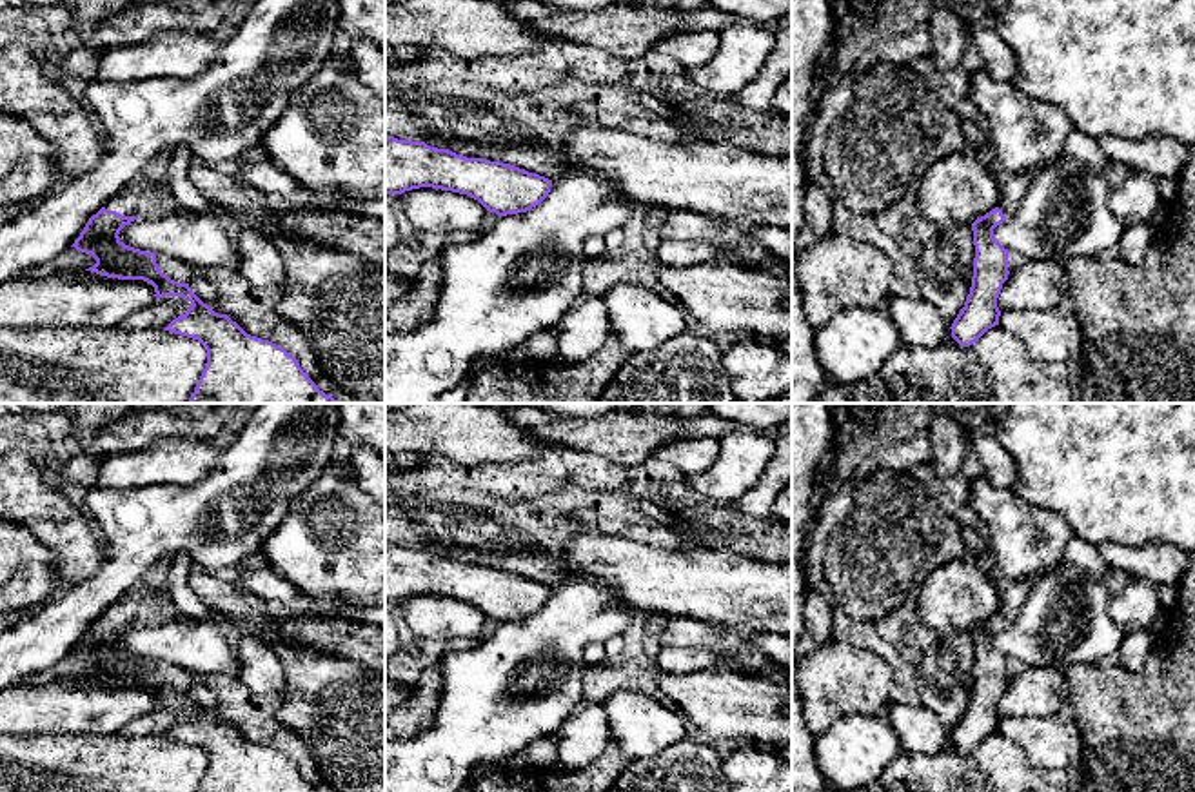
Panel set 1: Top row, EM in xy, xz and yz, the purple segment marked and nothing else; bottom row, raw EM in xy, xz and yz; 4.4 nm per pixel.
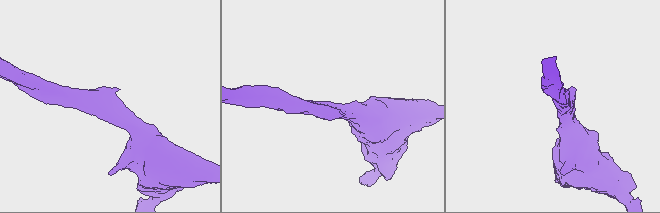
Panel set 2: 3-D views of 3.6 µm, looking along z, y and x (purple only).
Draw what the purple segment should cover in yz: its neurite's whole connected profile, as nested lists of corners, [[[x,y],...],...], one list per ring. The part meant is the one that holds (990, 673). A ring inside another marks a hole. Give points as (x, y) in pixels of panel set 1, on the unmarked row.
[[[1030,576],[1001,585],[999,612],[972,630],[975,652],[972,694],[964,714],[950,734],[952,745],[961,754],[970,754],[988,736],[999,732],[997,705],[1010,681],[1010,658],[993,645],[993,636],[1019,619],[1037,579],[1037,576]]]

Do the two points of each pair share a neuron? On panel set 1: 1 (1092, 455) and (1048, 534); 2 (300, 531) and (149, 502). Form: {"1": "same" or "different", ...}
{"1": "different", "2": "different"}

